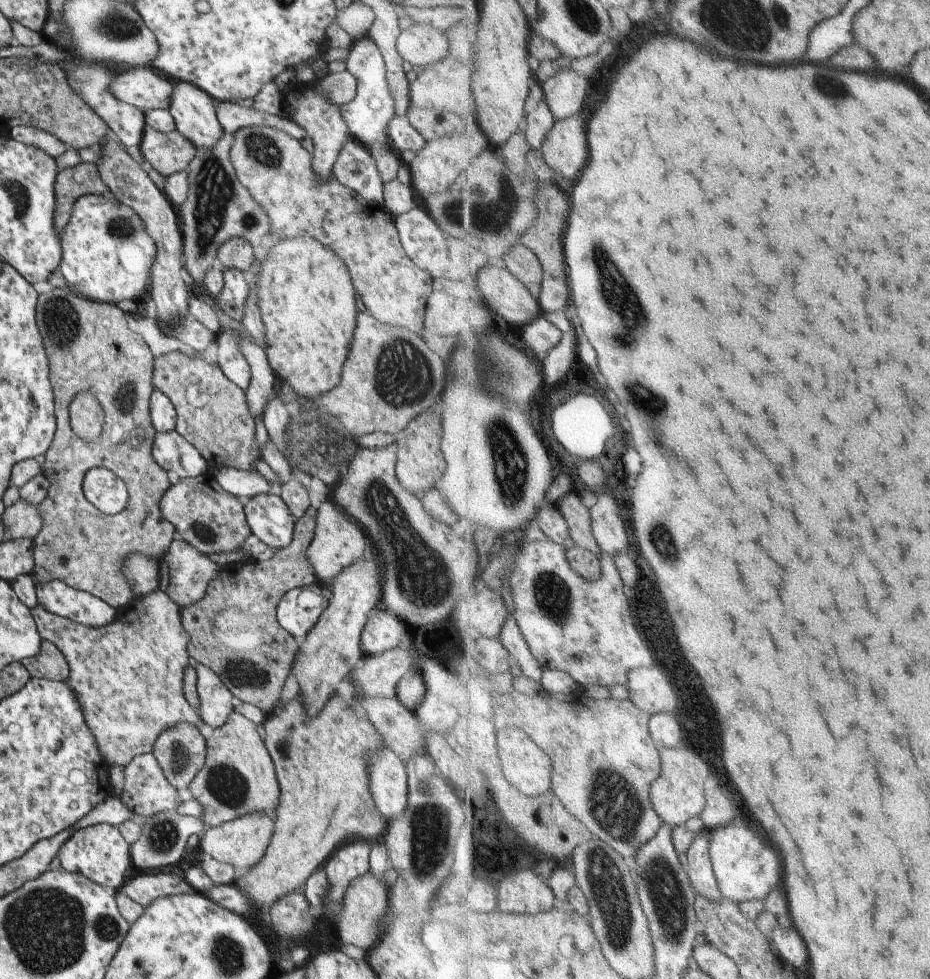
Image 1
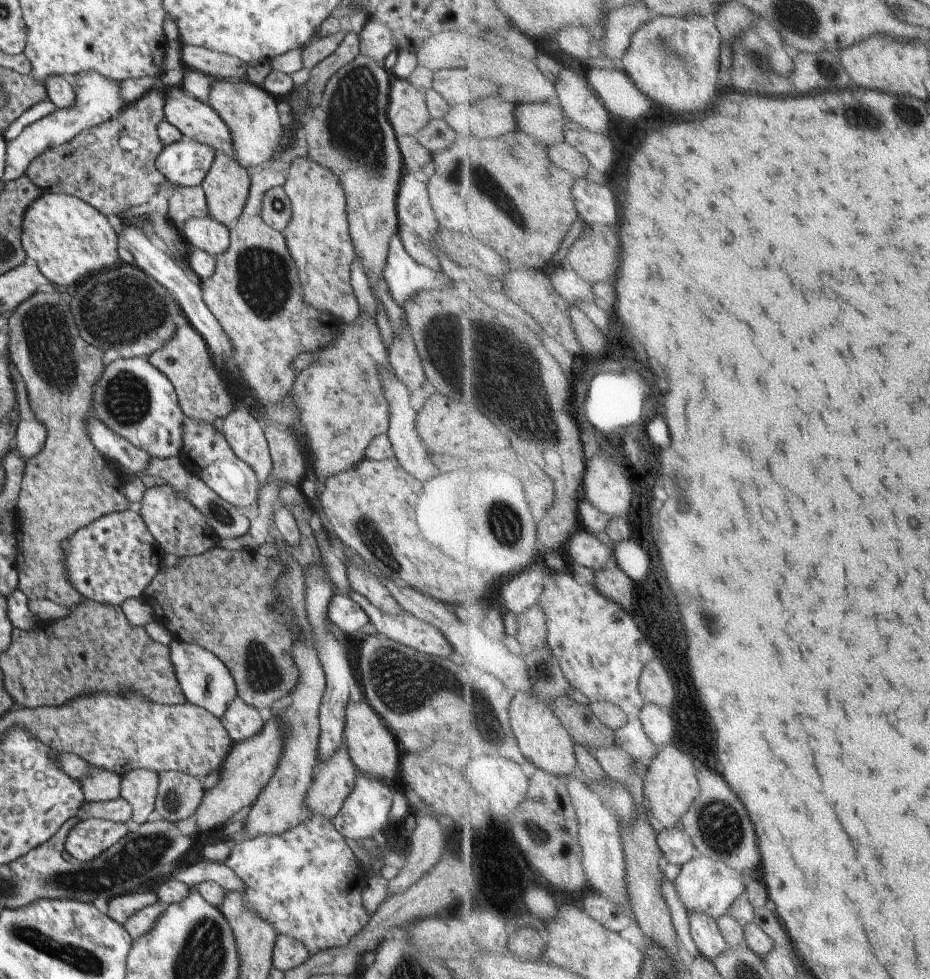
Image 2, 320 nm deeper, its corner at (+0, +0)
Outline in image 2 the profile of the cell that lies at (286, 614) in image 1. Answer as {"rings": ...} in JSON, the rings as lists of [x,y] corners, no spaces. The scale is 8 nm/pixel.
{"rings":[[[336,595],[326,608],[329,620],[348,637],[358,631],[369,631],[369,619],[366,612],[347,595]]]}

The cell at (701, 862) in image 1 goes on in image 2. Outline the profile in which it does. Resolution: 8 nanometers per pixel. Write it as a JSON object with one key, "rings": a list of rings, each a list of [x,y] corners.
{"rings":[[[704,911],[689,913],[691,932],[700,954],[714,961],[729,950],[727,941],[721,934],[718,920]]]}

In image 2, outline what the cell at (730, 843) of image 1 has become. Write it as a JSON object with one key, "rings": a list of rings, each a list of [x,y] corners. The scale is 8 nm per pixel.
{"rings":[[[698,854],[682,866],[679,876],[673,882],[677,887],[679,898],[682,899],[689,913],[704,911],[710,917],[717,919],[729,913],[734,902],[746,892],[748,878],[746,874],[731,868],[723,861]]]}

